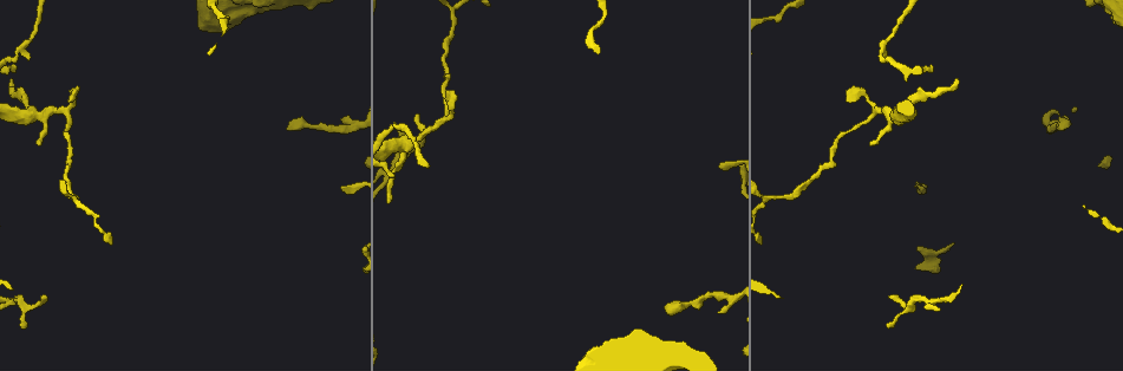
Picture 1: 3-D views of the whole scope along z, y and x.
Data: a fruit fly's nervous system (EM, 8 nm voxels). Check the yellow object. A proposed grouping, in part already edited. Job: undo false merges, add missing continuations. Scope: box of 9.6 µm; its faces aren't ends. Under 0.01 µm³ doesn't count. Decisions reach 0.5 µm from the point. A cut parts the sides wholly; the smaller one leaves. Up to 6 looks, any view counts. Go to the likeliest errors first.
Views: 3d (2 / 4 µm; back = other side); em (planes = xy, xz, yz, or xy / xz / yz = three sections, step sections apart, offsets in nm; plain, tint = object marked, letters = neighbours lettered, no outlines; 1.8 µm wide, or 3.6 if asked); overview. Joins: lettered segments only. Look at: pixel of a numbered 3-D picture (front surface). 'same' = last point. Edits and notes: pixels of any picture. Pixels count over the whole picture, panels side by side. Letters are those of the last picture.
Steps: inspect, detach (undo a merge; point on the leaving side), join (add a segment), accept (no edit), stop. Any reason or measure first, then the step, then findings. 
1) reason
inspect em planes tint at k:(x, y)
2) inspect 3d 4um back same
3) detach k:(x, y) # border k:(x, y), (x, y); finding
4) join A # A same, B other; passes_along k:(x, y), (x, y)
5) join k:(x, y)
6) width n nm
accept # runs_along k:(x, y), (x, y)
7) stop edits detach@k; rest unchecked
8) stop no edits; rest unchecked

inspect 3d 2um at 1:(46, 295)

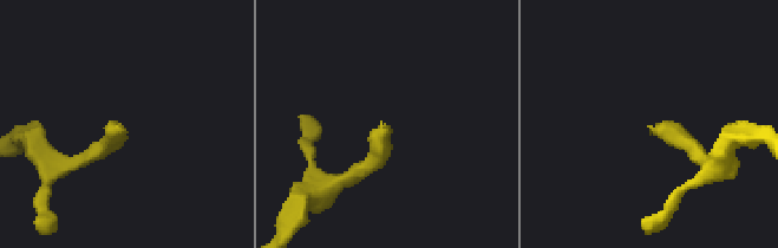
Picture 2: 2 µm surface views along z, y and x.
shape alone is not enough
inspect em planes letters at 2:(386, 127)

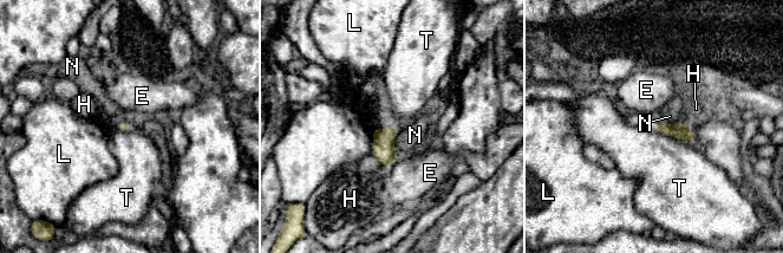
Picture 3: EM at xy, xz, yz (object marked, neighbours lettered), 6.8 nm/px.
accept # E other, H other, L other, N other, T other; none of them fits

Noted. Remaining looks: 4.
an open end
inspect em xz step 16 letters at 1:(720, 310)

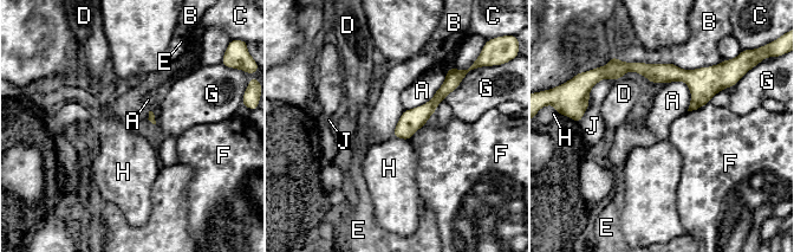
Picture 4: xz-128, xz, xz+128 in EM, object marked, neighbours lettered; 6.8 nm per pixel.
inspect em planes letters same

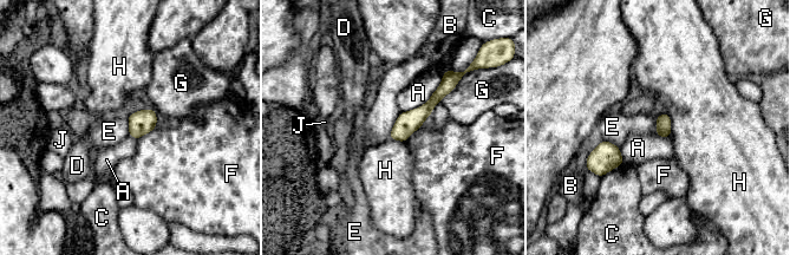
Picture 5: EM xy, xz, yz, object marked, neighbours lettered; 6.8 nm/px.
longest_contact A 400 nm
accept # A other, B other, C other, D other, E other, F other, G other, H other, J other; border 5:(400, 112), (389, 138); no lettered segment goes on from it

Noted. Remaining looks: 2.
three-way junction
inspect em planes letters at 1:(898, 115)

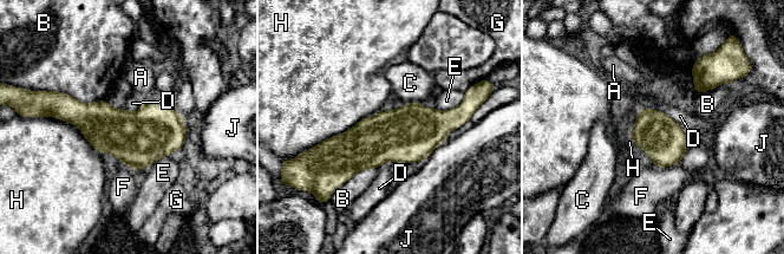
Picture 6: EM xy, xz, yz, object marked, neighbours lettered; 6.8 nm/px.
accept # A other, B other, C other, D other, E other, F other, G other, H other, J other; border 6:(640, 108), (666, 112), (686, 134); all the same cell

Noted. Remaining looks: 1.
stop no edits; rest unchecked

